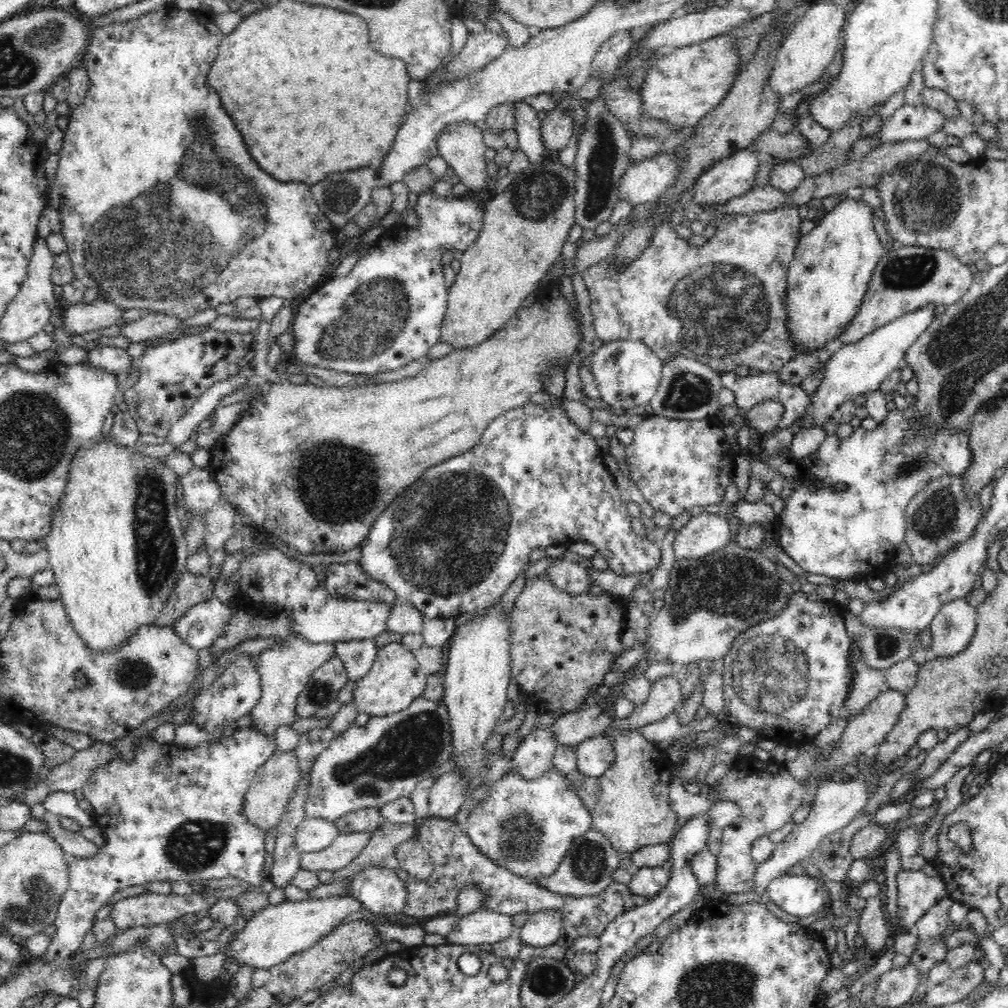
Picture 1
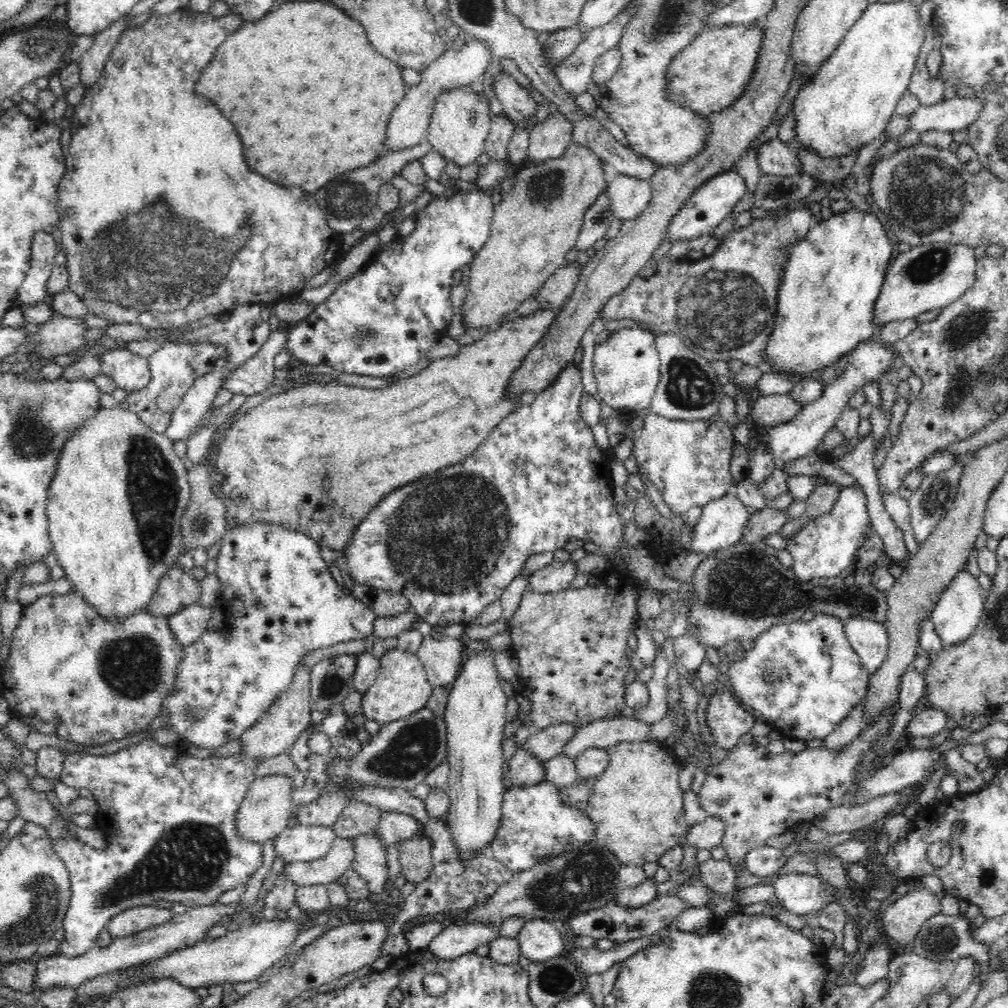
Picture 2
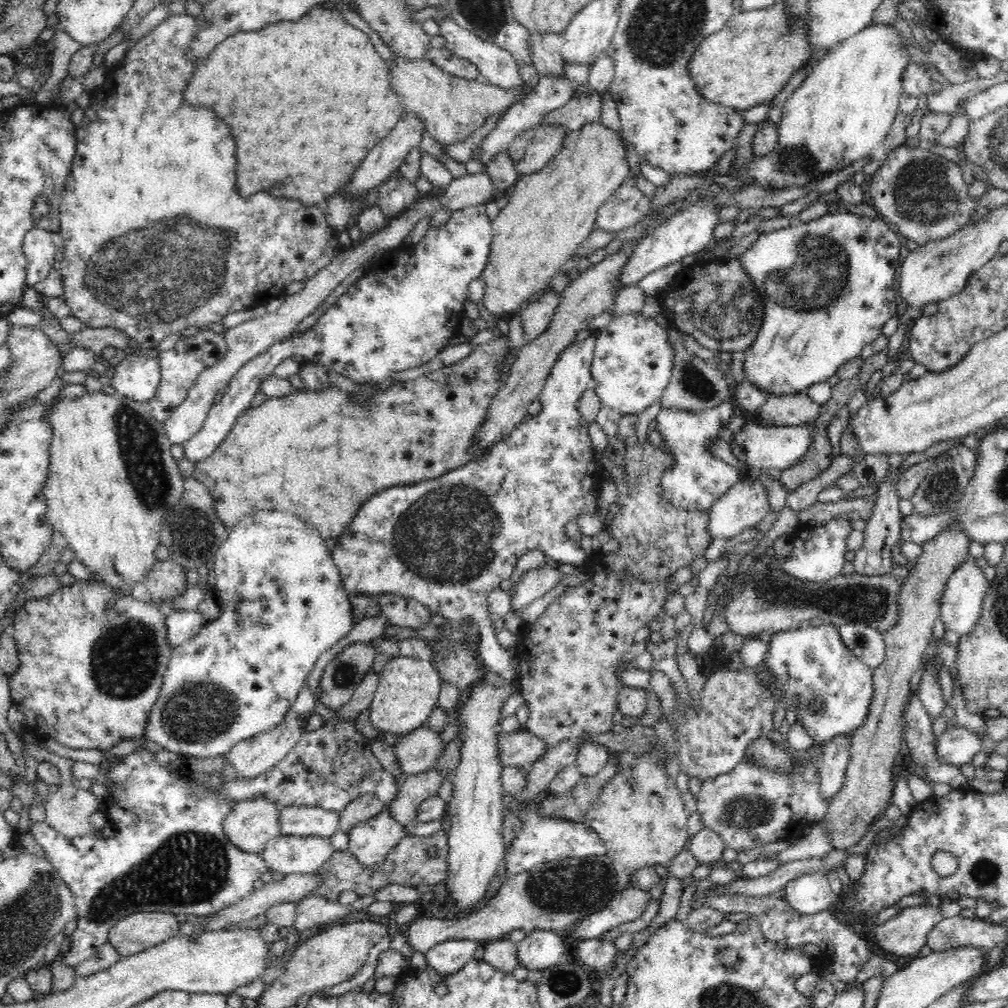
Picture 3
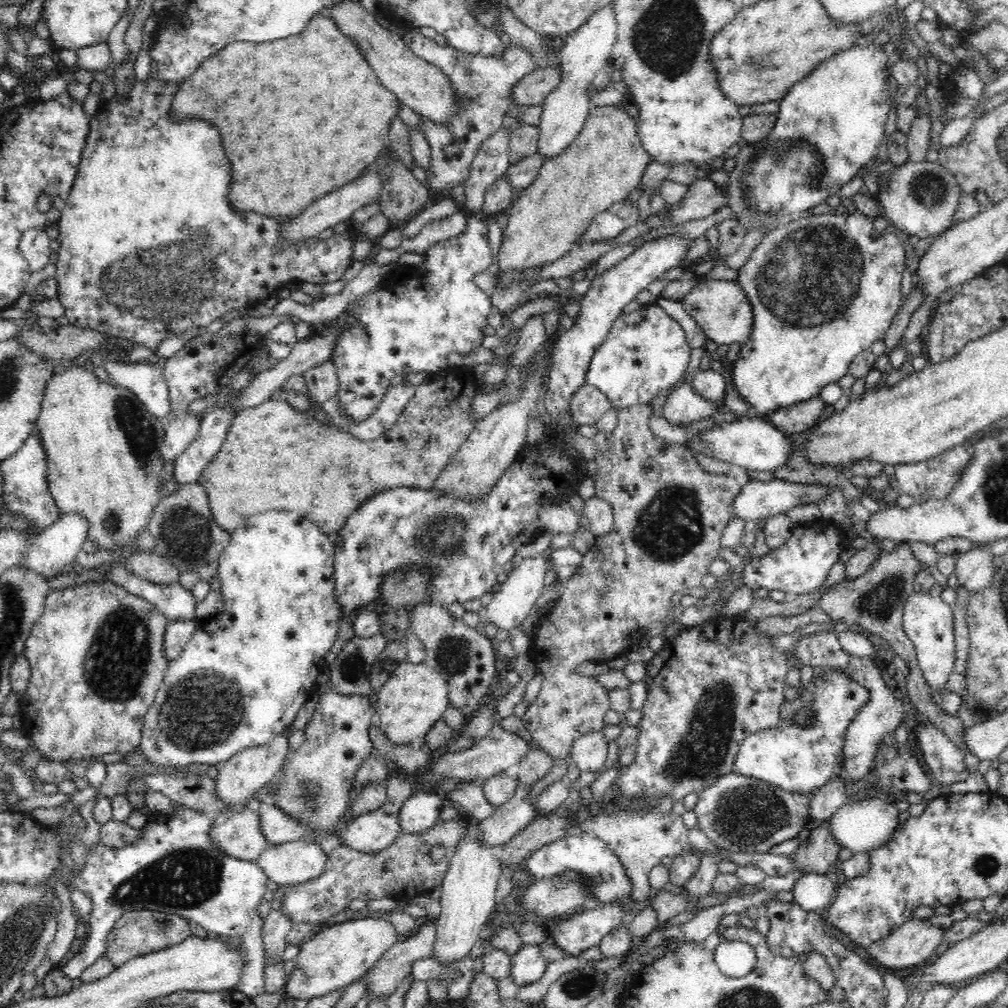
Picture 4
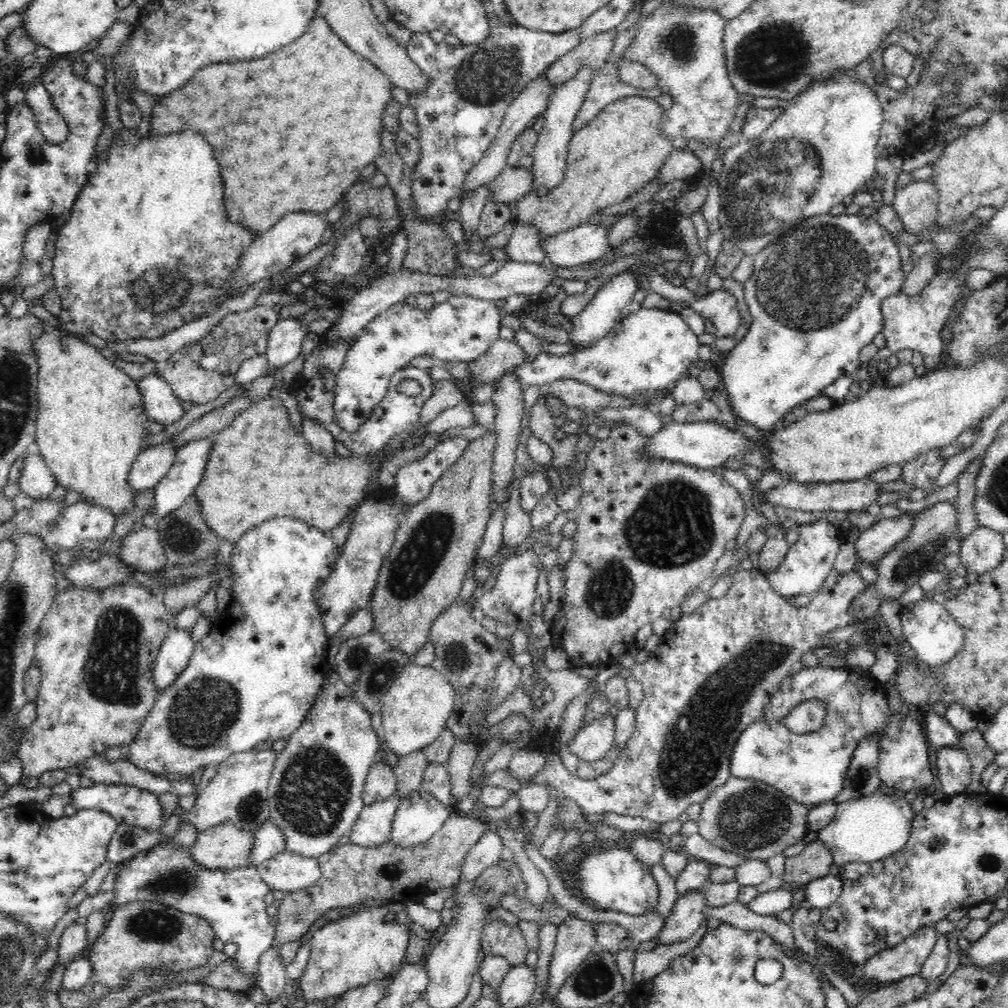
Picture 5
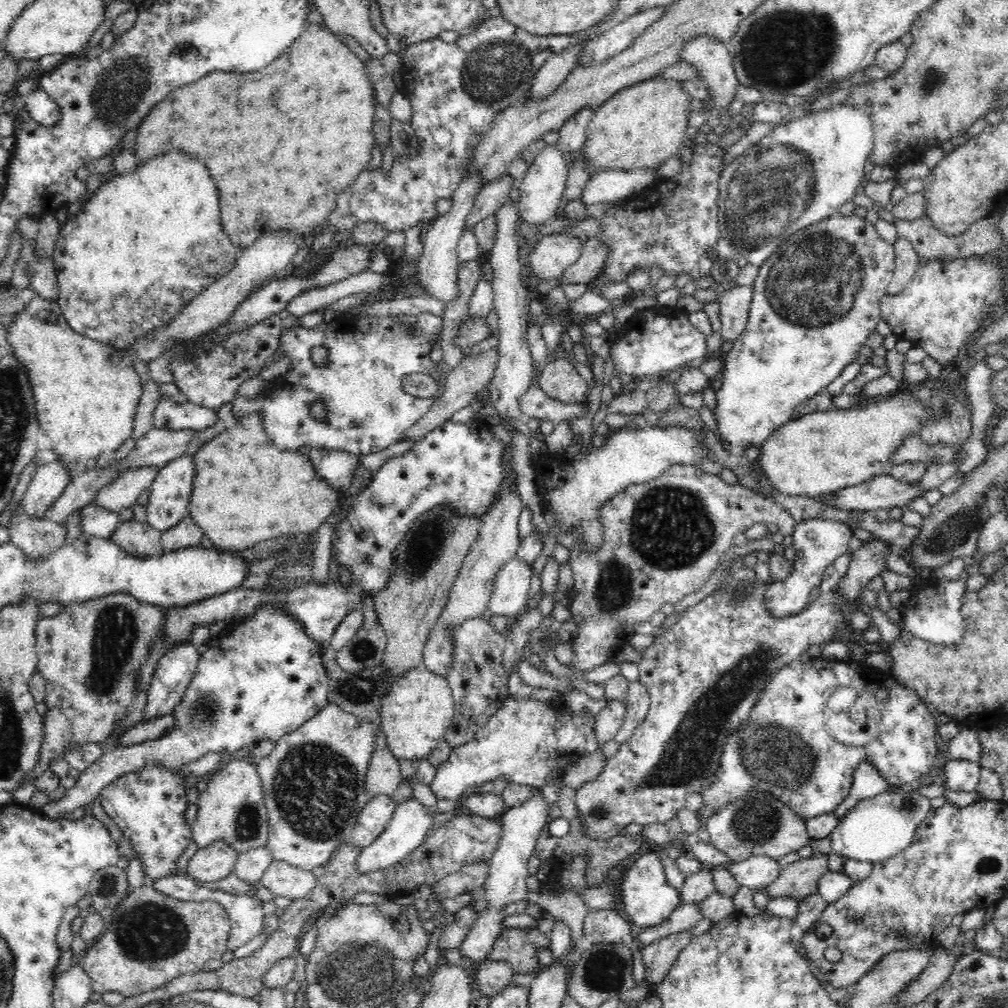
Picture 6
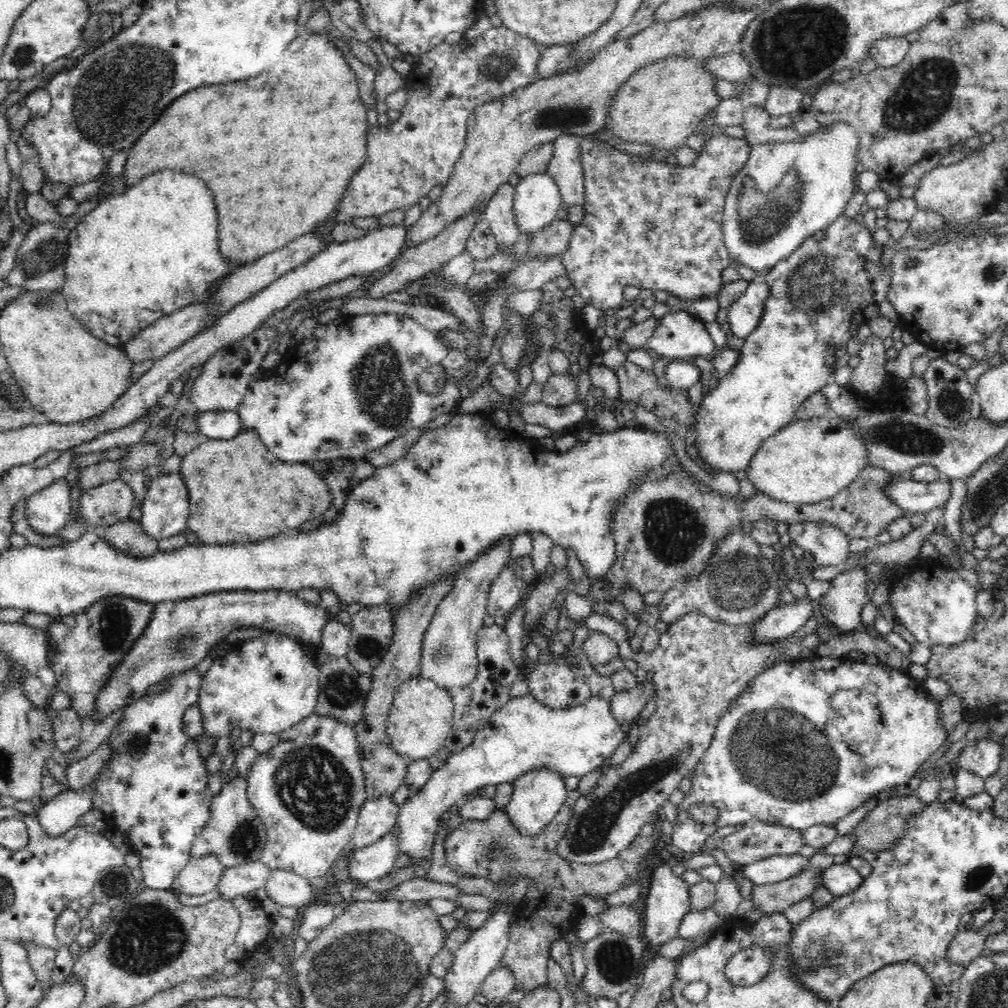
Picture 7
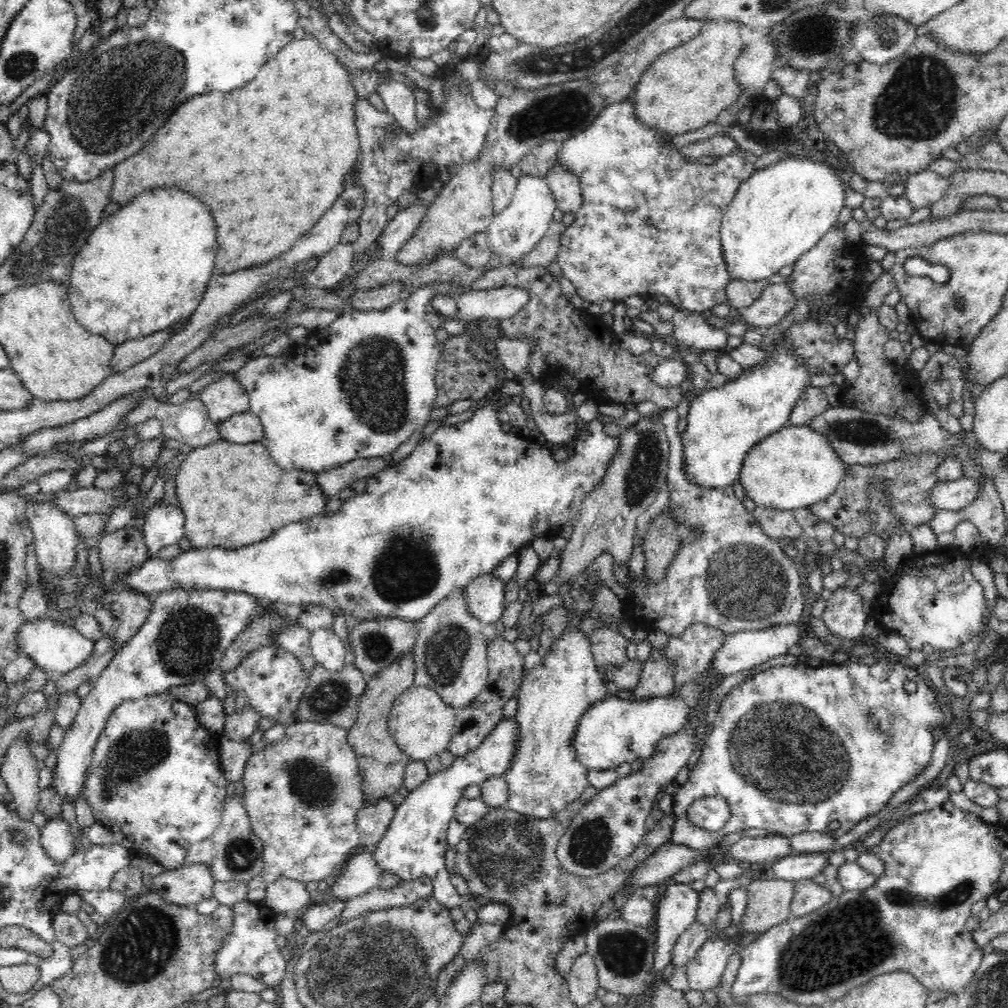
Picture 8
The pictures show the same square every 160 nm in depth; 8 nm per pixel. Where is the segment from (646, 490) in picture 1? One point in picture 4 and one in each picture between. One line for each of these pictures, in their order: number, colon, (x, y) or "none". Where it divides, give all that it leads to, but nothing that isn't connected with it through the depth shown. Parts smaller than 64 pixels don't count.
2: (689, 462)
3: (698, 478)
4: (683, 406)

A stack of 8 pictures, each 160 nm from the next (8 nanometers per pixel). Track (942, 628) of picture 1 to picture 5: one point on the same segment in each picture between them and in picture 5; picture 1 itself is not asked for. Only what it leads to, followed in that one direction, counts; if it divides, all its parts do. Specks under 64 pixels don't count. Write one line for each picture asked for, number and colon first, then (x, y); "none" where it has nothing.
2: (958, 611)
3: (961, 604)
4: (974, 569)
5: (981, 551)

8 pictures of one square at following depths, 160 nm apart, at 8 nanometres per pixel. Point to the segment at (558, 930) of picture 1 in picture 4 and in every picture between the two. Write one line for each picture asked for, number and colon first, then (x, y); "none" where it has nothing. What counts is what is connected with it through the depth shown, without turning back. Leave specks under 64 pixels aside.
2: (539, 940)
3: (539, 949)
4: (528, 965)

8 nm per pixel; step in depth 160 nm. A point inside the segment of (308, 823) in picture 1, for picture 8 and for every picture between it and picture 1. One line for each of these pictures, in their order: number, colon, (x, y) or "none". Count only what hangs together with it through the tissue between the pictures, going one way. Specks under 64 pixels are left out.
2: (301, 843)
3: (288, 854)
4: (287, 864)
5: (287, 871)
6: (282, 879)
7: (285, 887)
8: (285, 895)

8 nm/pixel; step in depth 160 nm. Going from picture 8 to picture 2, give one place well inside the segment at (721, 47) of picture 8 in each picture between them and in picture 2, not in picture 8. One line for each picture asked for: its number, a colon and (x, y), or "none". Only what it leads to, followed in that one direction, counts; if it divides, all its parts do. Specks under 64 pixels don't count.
2: (534, 225)
3: (551, 212)
4: (605, 162)
5: (621, 149)
6: (642, 126)
7: (664, 103)

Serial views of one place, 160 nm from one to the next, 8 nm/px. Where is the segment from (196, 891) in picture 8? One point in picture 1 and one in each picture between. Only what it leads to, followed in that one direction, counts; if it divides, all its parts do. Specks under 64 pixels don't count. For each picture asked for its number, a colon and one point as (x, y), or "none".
1: (266, 800)
2: (263, 815)
3: (252, 824)
4: (239, 833)
5: (225, 847)
6: (214, 862)
7: (201, 875)

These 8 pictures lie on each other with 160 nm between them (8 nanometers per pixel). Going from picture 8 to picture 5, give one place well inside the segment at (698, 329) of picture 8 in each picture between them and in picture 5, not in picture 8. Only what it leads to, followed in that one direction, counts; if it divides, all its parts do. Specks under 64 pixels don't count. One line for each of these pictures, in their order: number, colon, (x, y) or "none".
5: (647, 351)
6: (655, 340)
7: (679, 336)

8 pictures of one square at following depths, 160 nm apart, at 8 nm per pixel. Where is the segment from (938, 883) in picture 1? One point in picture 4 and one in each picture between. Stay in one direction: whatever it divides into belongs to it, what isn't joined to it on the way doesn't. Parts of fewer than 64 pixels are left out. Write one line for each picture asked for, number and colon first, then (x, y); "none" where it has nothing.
2: (902, 920)
3: (905, 934)
4: (914, 942)

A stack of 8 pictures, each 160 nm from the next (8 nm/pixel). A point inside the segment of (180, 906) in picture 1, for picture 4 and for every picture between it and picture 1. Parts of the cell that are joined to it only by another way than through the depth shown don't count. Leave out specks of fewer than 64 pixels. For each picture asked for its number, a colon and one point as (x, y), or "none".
2: (138, 918)
3: (134, 933)
4: (139, 932)

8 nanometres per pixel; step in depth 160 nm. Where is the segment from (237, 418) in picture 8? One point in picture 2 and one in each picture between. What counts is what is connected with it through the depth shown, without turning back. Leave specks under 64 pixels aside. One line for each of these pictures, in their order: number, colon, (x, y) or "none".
2: (130, 372)
3: (137, 377)
4: (147, 381)
5: (162, 405)
6: (168, 414)
7: (211, 424)

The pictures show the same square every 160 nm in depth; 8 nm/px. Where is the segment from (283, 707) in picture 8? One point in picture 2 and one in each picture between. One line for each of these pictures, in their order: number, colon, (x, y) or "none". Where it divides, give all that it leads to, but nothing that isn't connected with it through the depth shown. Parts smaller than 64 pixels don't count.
2: (283, 602)
3: (282, 601)
4: (244, 675)
5: (254, 677)
6: (262, 680)
7: (268, 684)

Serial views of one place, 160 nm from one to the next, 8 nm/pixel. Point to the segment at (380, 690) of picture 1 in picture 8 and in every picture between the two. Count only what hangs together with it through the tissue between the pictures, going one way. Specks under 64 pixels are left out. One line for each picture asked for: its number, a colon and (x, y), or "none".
2: (401, 688)
3: (408, 690)
4: (415, 696)
5: (415, 709)
6: (415, 715)
7: (421, 717)
8: (421, 723)

